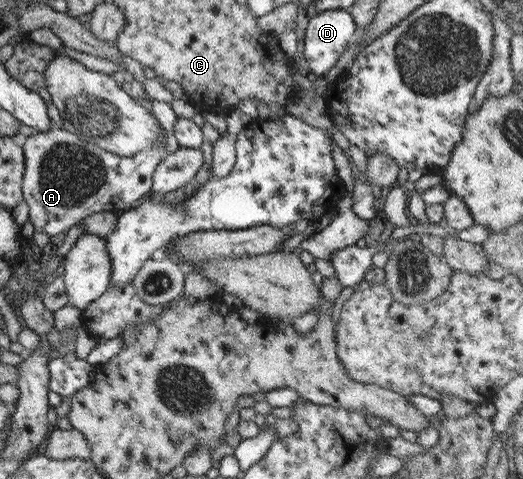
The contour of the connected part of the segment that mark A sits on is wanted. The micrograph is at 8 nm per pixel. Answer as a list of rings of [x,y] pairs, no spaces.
[[[55,127],[46,132],[38,132],[28,136],[21,148],[24,156],[24,173],[21,180],[22,200],[28,207],[27,220],[33,230],[42,230],[50,238],[65,233],[75,226],[79,220],[98,212],[127,210],[135,206],[151,192],[151,178],[156,166],[166,153],[160,146],[152,146],[134,156],[113,156],[102,150],[95,143],[80,140],[66,128]]]

